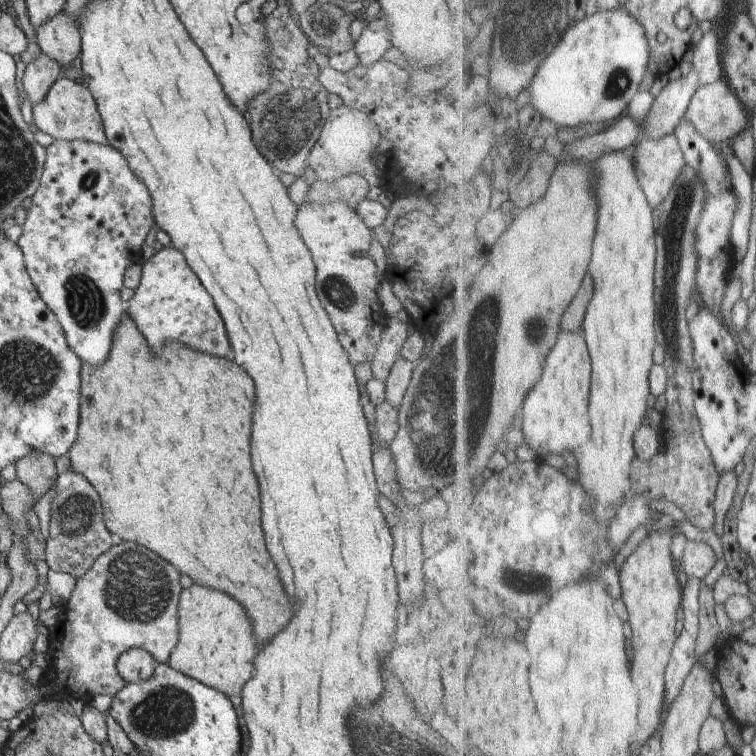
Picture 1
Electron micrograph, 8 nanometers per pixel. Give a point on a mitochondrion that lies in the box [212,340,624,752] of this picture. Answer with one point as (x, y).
(538, 580)

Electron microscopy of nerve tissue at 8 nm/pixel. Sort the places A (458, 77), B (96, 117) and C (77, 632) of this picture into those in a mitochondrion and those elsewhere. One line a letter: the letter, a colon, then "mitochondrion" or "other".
A: other
B: other
C: other

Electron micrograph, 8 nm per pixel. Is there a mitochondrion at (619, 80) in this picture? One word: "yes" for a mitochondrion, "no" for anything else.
yes

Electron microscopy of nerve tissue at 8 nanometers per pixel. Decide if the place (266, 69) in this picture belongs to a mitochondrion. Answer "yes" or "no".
no

